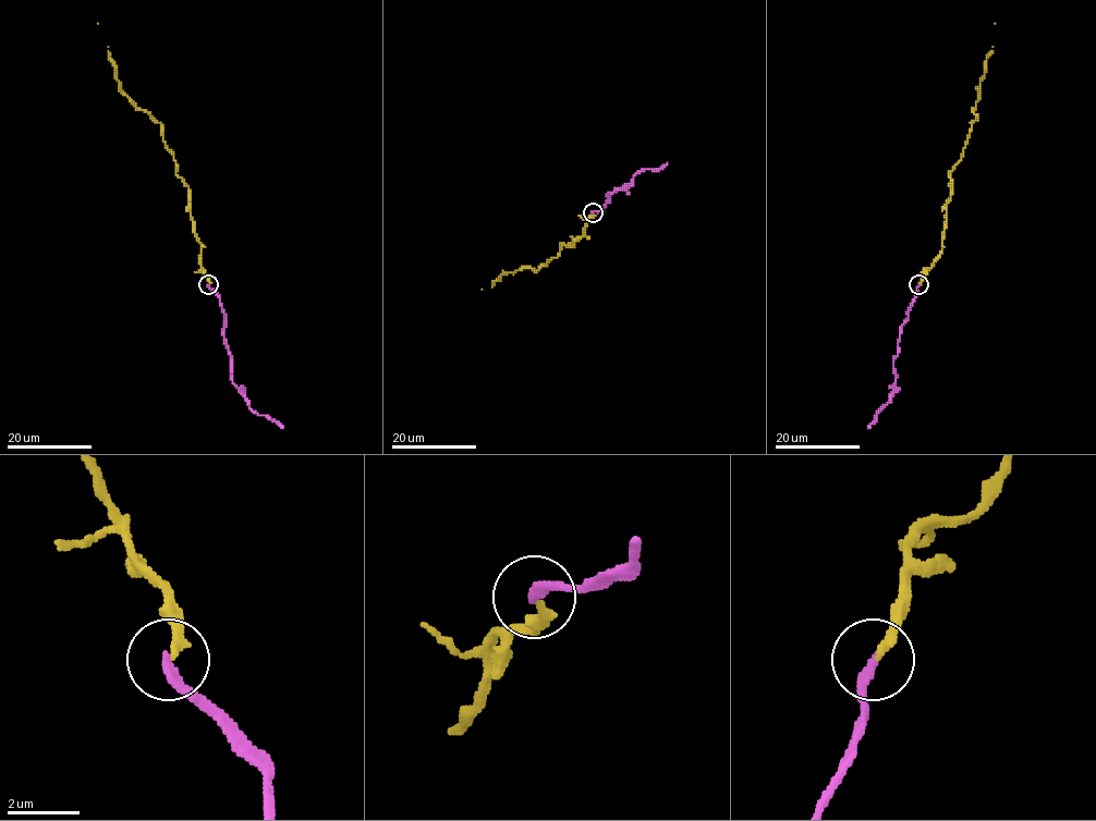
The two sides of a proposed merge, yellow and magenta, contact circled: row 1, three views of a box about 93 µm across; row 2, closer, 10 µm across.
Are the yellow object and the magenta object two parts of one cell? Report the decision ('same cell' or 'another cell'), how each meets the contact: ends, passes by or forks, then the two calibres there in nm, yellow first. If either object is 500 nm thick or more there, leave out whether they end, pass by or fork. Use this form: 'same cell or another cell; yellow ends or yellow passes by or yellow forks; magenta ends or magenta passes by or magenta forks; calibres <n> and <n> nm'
same cell; yellow ends; magenta ends; calibres 240 and 280 nm

